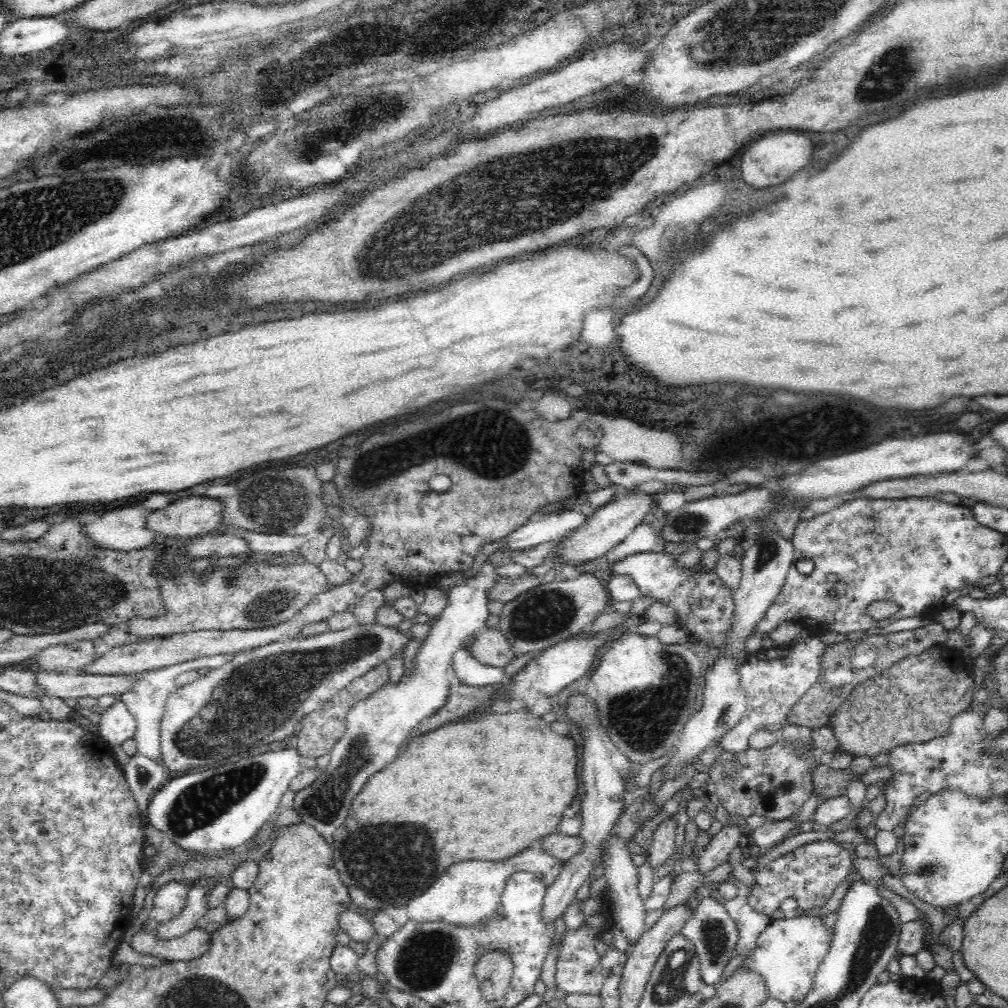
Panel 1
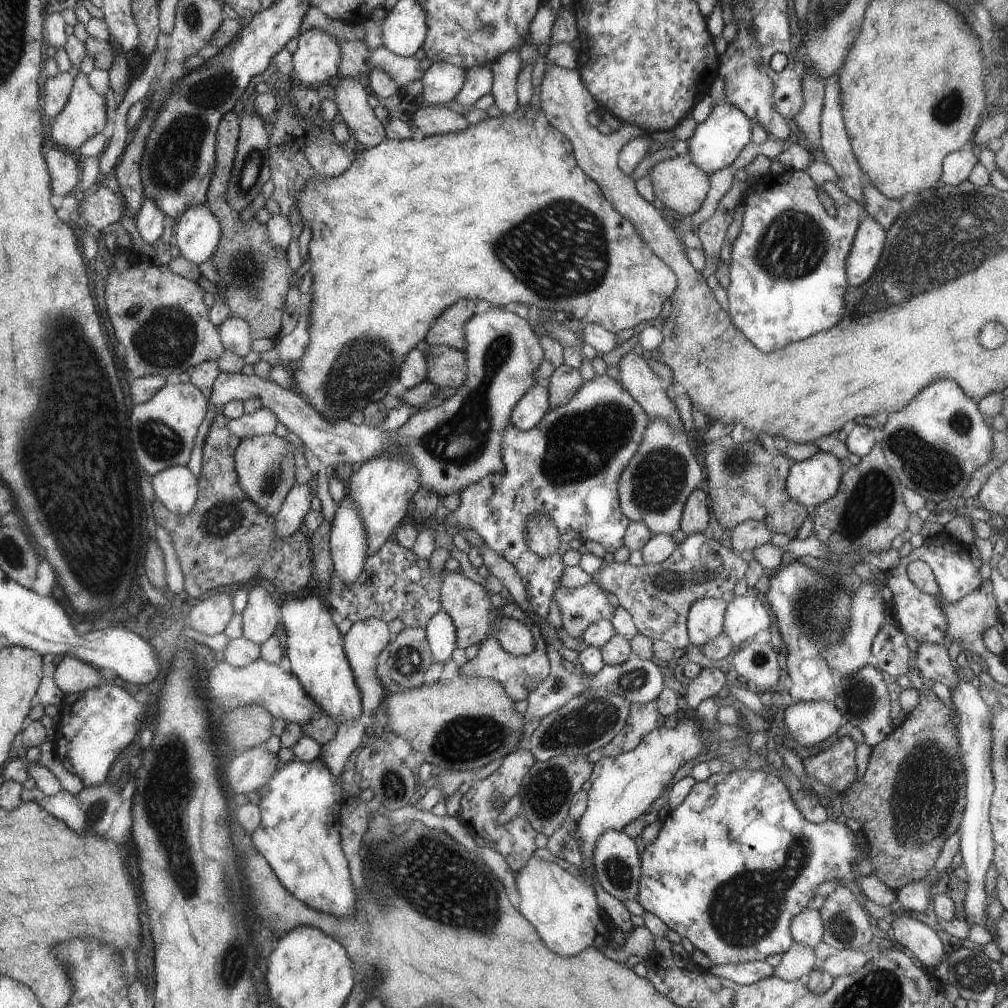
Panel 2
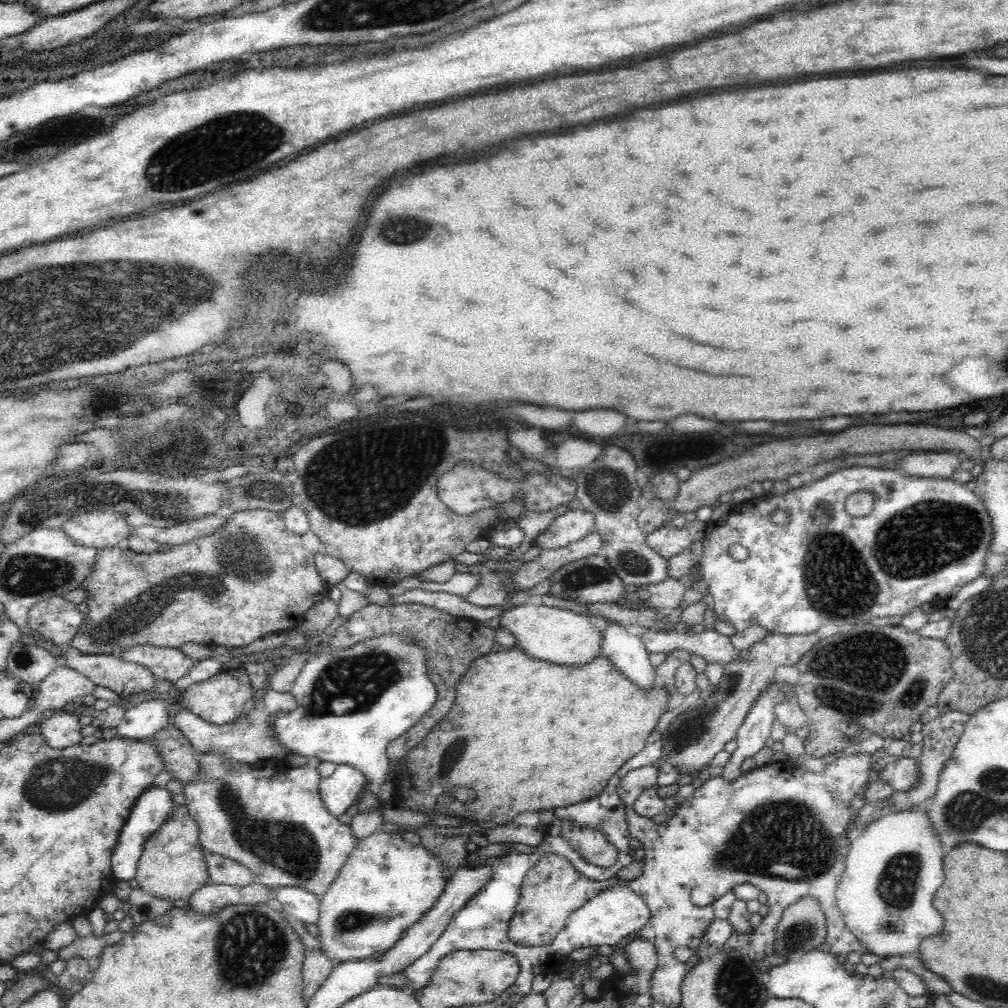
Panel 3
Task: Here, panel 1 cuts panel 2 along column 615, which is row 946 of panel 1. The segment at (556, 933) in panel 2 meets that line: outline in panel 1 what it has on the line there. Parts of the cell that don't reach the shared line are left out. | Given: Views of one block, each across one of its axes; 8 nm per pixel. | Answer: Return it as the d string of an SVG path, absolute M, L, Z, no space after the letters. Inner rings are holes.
M800 915L791 919L772 919L757 938L756 948L740 967L762 975L768 989L768 998L776 998L784 1003L788 1000L799 1003L811 989L813 976L828 952L832 936L833 929L824 926L818 916Z

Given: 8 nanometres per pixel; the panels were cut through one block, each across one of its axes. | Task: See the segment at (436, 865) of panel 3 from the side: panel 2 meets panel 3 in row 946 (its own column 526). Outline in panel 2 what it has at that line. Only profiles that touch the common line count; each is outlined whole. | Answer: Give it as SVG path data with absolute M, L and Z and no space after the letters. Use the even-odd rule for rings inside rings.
M492 306L489 312L475 314L465 324L467 342L464 350L467 360L465 382L457 388L456 394L448 397L441 405L431 409L419 408L406 423L394 431L382 431L376 426L364 424L355 425L346 419L333 424L308 404L298 390L282 388L277 382L264 380L256 374L221 372L214 381L209 403L220 411L225 404L234 399L244 402L250 397L261 398L263 404L277 414L278 420L296 436L299 436L312 454L318 456L322 466L326 466L330 470L332 465L365 463L386 451L390 451L392 454L396 451L404 451L421 474L419 486L436 491L438 496L447 495L451 492L462 491L467 486L469 487L469 484L477 483L483 476L501 471L505 467L501 457L502 433L505 431L506 425L511 423L510 417L513 408L532 387L532 370L536 372L536 368L544 356L544 352L540 348L540 340L534 331L526 319L516 315L515 312L504 310L503 307Z

